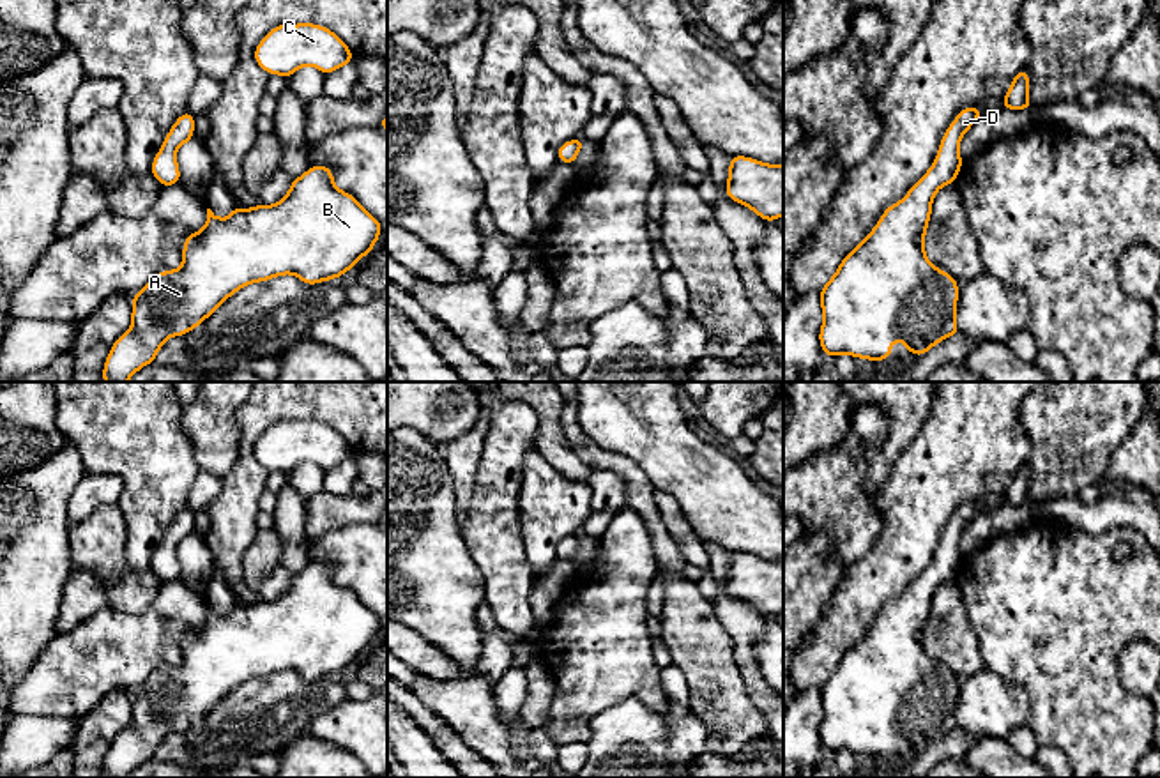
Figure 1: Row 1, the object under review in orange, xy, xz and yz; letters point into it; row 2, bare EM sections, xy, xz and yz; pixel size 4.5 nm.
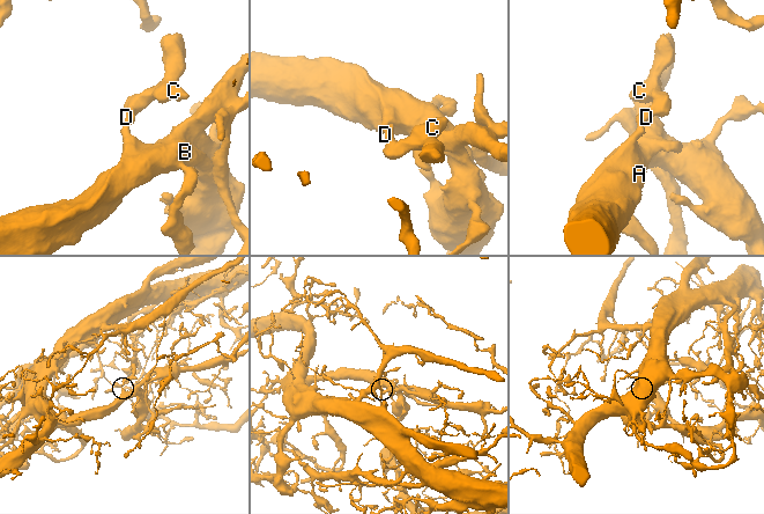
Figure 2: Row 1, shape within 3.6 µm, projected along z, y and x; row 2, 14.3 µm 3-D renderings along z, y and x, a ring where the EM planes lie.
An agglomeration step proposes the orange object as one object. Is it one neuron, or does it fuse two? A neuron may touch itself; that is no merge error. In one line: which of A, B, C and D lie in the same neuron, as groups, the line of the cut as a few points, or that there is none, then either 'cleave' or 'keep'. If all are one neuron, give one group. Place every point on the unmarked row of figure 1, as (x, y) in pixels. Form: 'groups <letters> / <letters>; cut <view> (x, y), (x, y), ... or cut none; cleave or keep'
groups A B C D; cut none; keep

